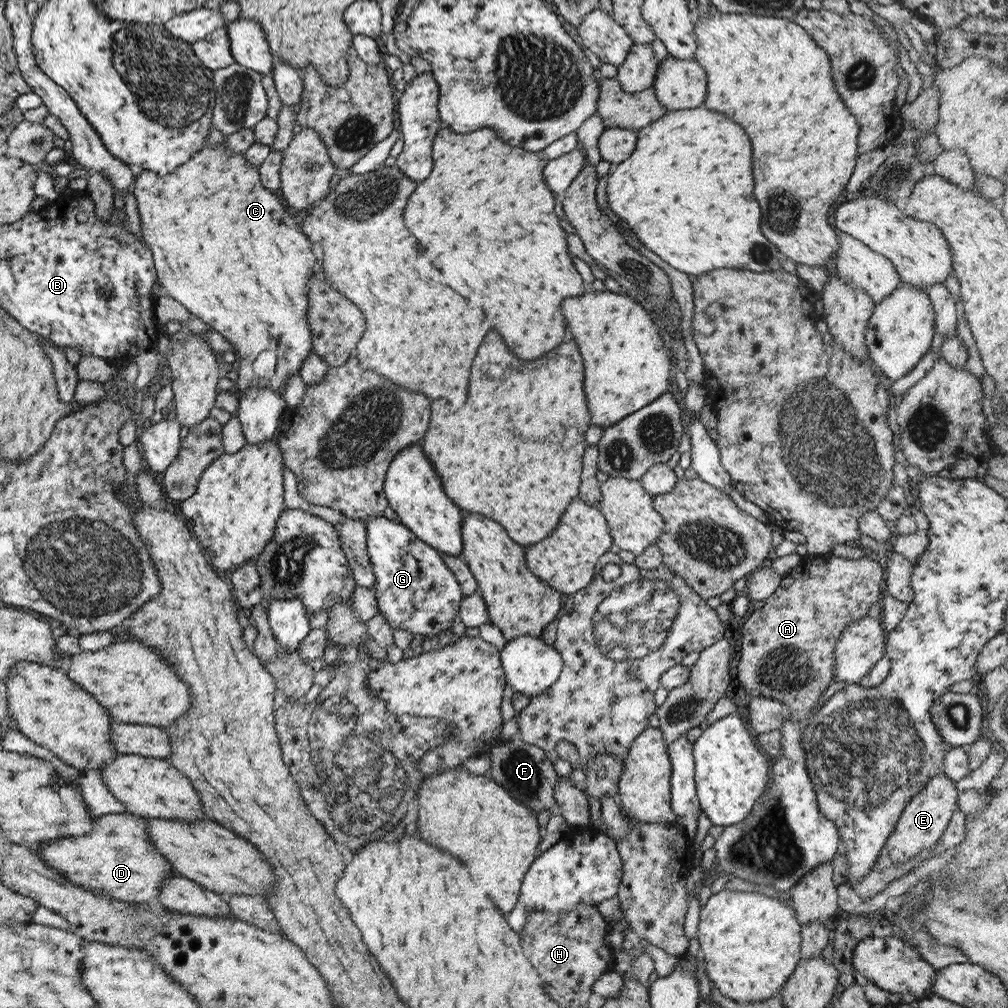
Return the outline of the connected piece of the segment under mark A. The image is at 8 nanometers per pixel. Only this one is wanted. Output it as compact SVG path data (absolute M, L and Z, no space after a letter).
M831 554L802 557L795 568L780 578L778 587L764 600L764 604L756 607L742 622L736 665L739 684L751 695L759 694L781 702L788 716L802 726L821 693L833 682L835 643L847 624L868 616L871 604L881 599L884 574L882 560L870 556L858 560Z

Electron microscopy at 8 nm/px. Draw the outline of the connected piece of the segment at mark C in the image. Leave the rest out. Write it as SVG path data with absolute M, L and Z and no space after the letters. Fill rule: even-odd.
M217 144L214 146L203 146L201 150L197 150L191 160L185 164L179 164L177 168L165 176L157 176L155 172L151 170L143 170L139 174L134 176L133 184L133 196L136 200L136 210L138 211L138 223L142 234L142 240L147 244L149 252L152 256L154 268L156 270L156 282L161 283L163 293L162 295L171 297L175 302L184 306L186 310L194 317L202 320L212 331L221 334L227 342L229 342L234 357L239 364L237 368L237 379L227 383L231 386L231 392L239 399L239 394L243 394L245 388L253 388L253 386L259 386L259 388L269 388L273 390L277 396L282 396L283 388L285 388L285 380L291 376L291 374L297 374L303 358L307 358L311 354L311 329L309 329L309 323L307 323L307 308L309 308L309 299L307 299L307 282L309 282L310 275L312 274L311 268L315 264L315 254L311 250L311 242L301 232L298 225L293 220L293 214L291 215L283 205L283 202L279 196L267 188L261 186L259 182L259 172L257 172L257 166L249 166L245 162L245 156L242 154L231 154L225 145ZM265 350L275 352L277 356L277 362L275 365L276 374L272 376L269 381L259 382L253 374L253 360L255 357Z

